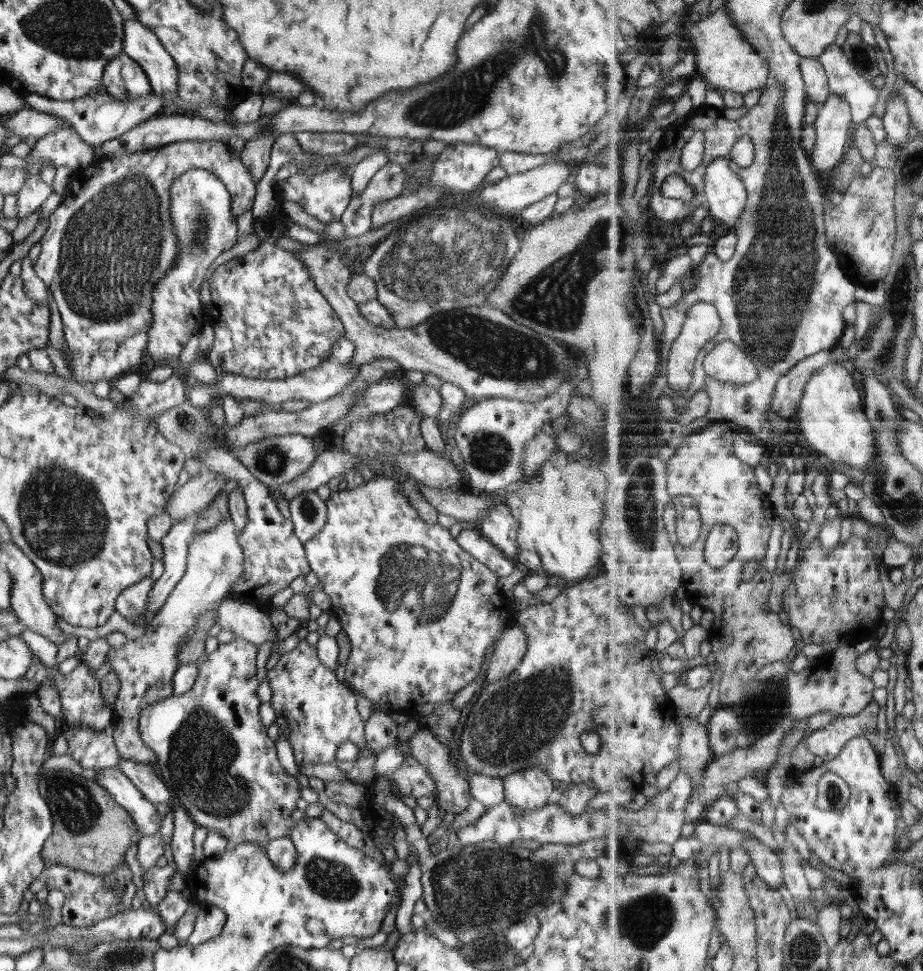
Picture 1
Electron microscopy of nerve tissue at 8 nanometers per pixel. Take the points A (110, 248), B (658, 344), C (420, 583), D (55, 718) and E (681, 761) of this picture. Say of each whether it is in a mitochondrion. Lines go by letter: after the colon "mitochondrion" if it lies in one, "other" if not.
A: mitochondrion
B: other
C: mitochondrion
D: other
E: other

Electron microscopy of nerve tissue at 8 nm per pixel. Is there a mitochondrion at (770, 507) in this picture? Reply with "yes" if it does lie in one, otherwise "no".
no

